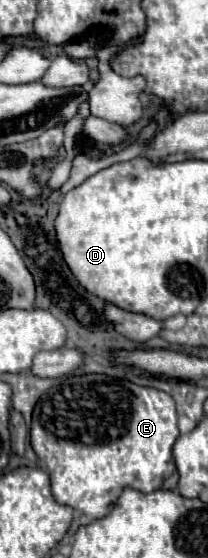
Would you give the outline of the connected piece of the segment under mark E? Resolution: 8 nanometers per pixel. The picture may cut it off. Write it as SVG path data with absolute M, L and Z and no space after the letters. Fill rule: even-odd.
M70 375L70 377L64 377L58 385L50 387L42 397L40 401L36 403L34 407L34 415L32 415L32 429L30 429L30 439L32 439L32 449L34 453L38 455L38 459L44 463L46 461L46 471L50 475L50 483L52 483L52 495L54 499L60 503L60 505L68 505L80 513L84 513L90 521L94 519L100 519L104 515L108 515L108 509L118 501L120 493L124 487L132 487L136 491L142 491L142 493L152 493L156 489L162 487L164 479L168 479L176 465L174 465L174 457L172 457L172 445L174 441L178 439L180 431L178 431L178 415L176 415L176 405L174 405L174 399L164 393L164 391L158 391L158 389L152 389L152 387L140 387L140 385L134 385L126 379L114 379L114 377L108 377L108 375Z

